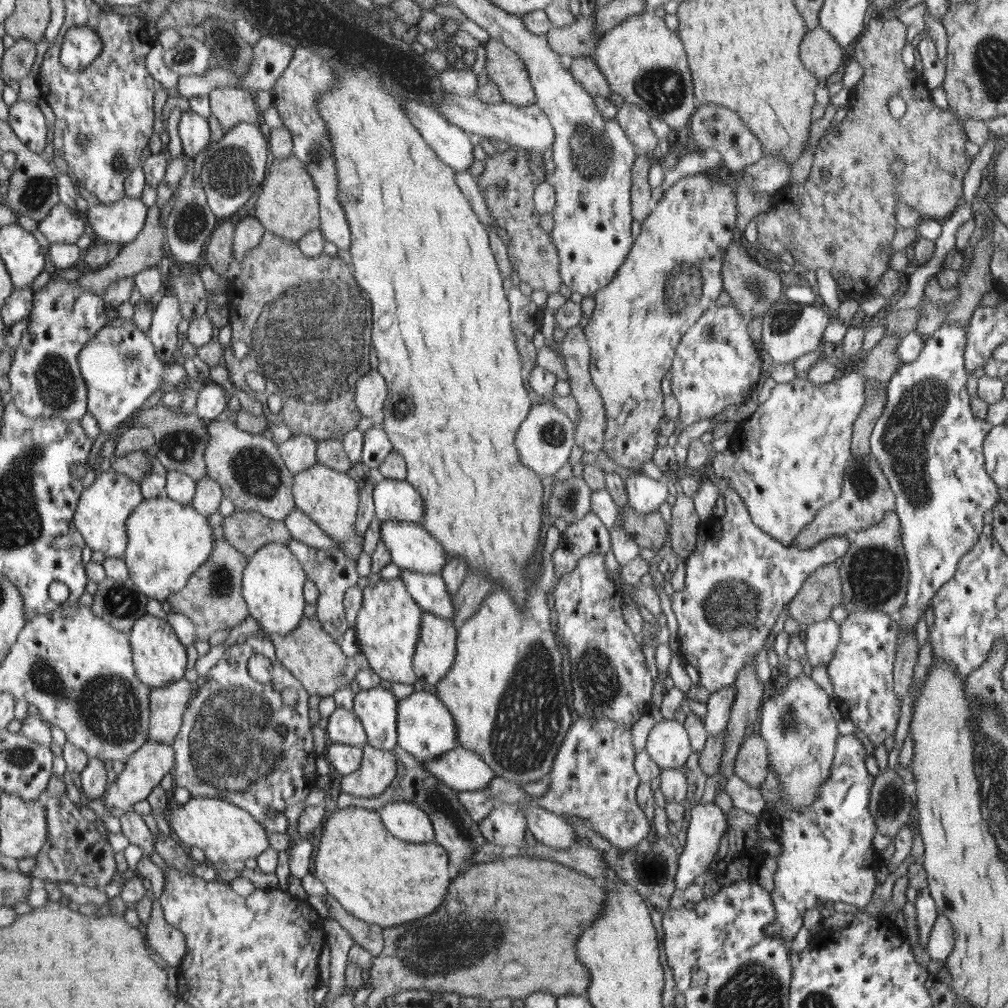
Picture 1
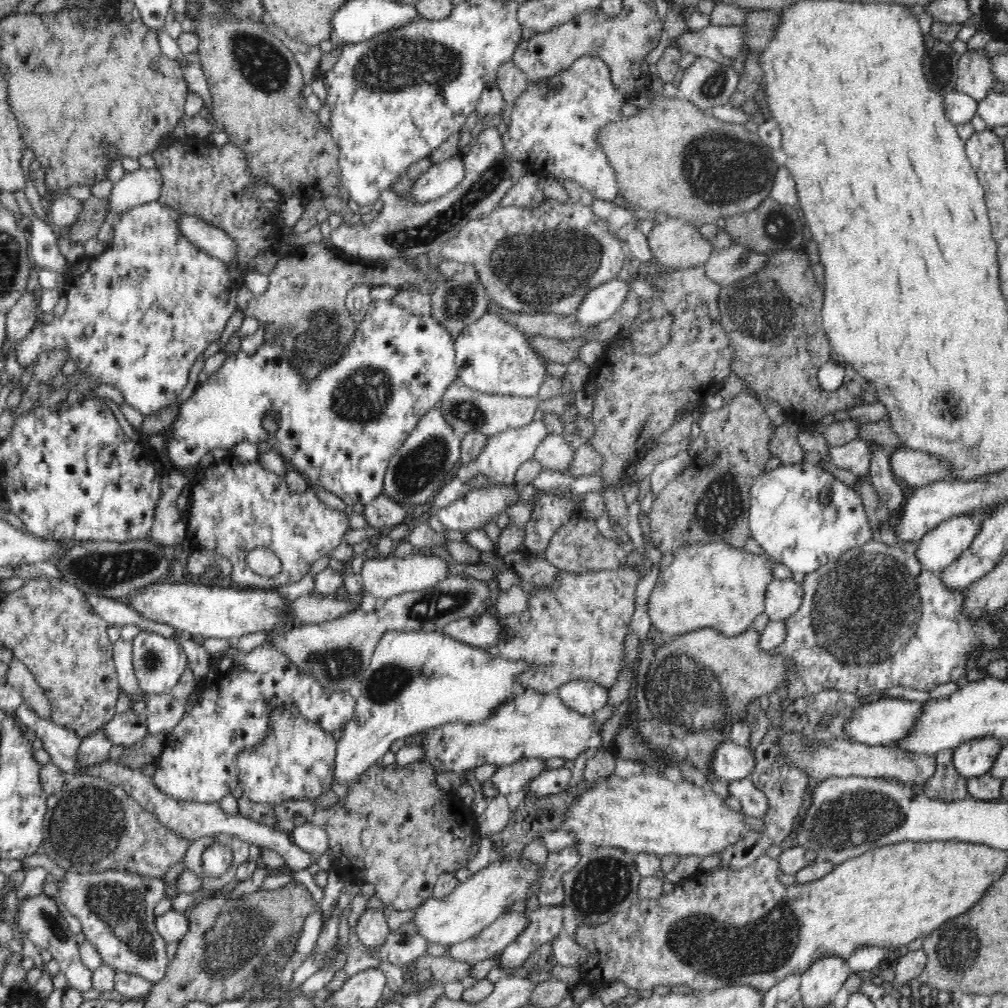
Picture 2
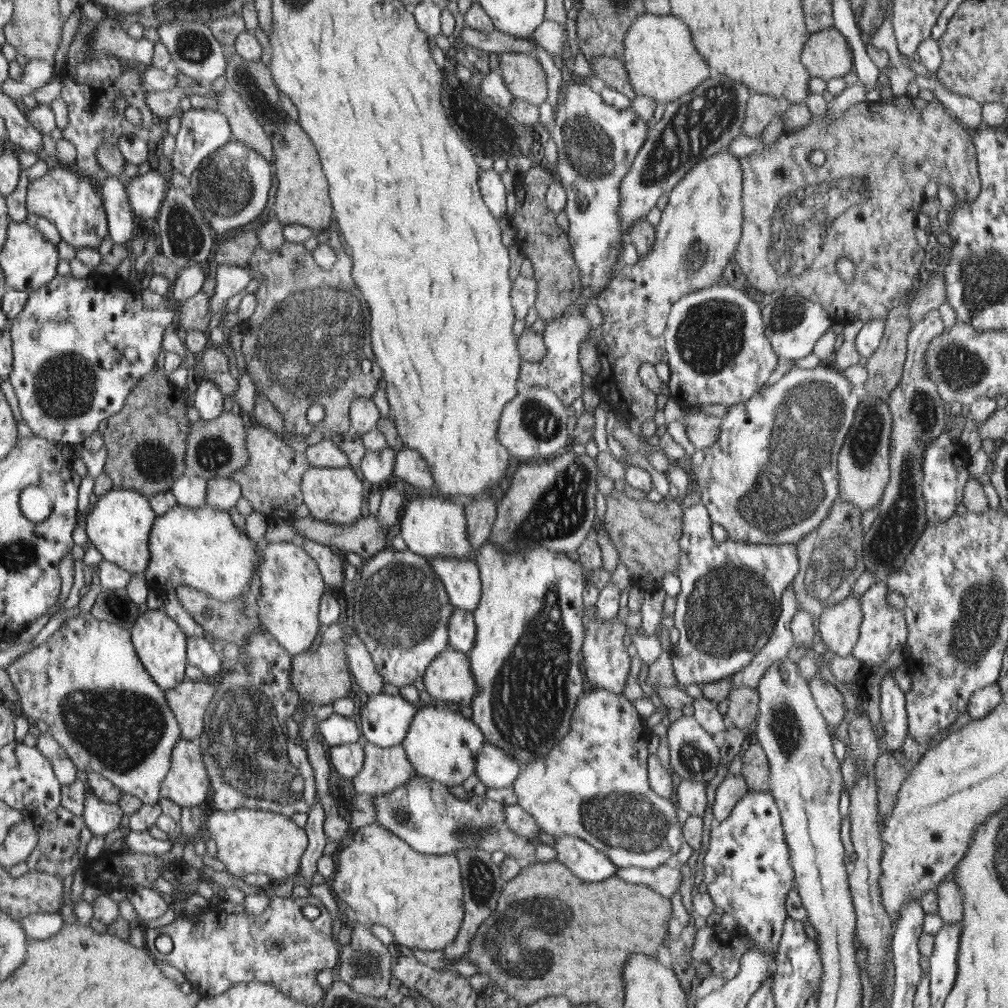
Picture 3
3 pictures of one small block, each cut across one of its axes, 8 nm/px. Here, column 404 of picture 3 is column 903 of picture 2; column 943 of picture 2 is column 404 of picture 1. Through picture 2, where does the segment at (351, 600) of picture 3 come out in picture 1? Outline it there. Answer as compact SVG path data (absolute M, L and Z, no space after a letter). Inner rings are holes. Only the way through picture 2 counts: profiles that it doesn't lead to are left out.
M400 576L378 582L362 590L362 604L356 617L356 638L362 654L369 659L370 668L378 679L414 684L413 659L421 634L422 608L410 594Z

